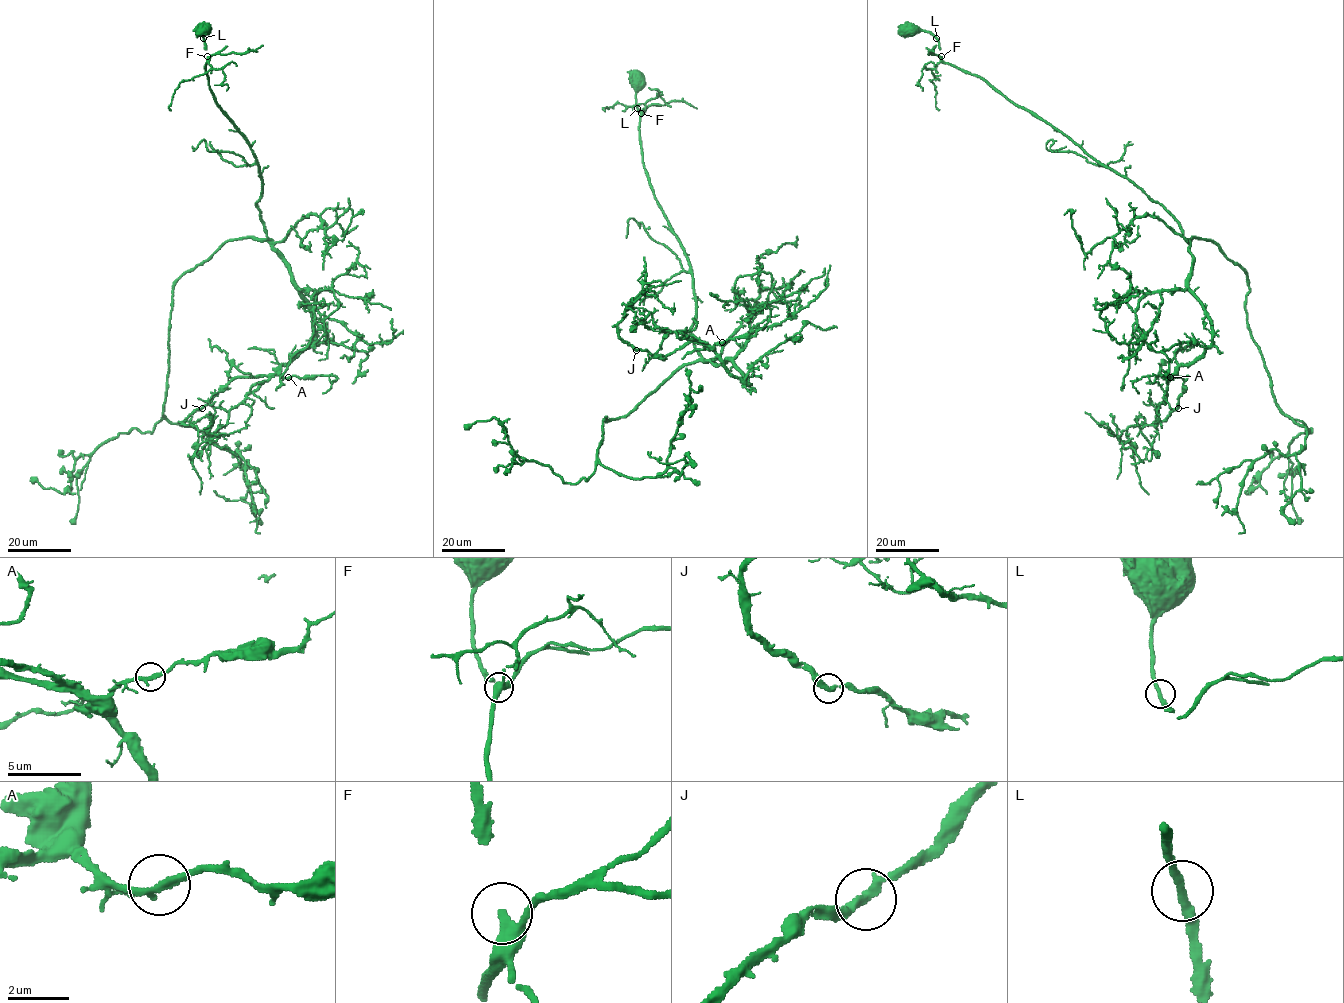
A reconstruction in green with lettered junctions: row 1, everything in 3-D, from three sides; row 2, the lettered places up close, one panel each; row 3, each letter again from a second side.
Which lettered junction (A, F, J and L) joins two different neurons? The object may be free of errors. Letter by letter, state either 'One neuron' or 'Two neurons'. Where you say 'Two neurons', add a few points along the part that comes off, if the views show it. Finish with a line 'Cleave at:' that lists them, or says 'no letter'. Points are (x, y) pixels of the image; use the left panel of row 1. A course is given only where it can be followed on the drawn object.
A: One neuron
F: One neuron
J: One neuron
L: One neuron
Cleave at: no letter

